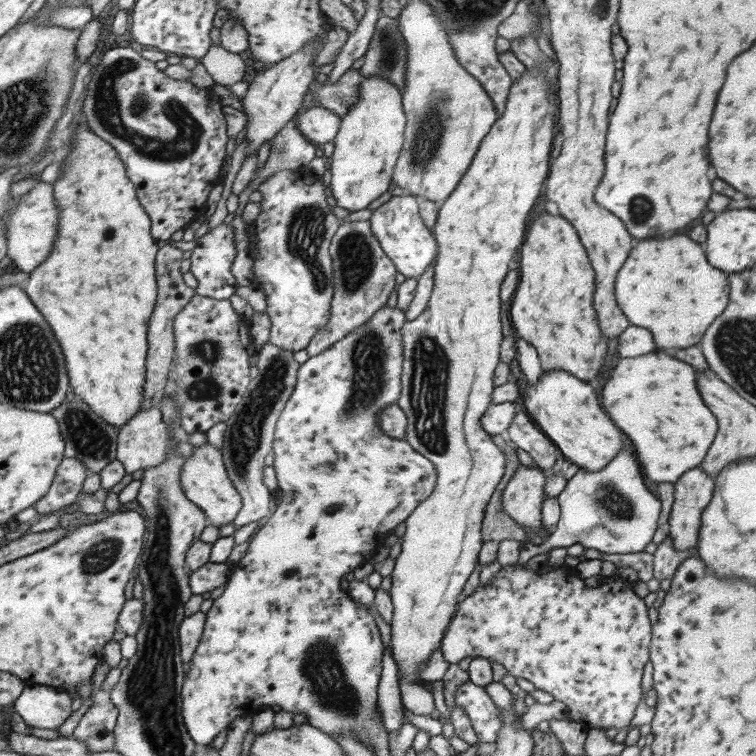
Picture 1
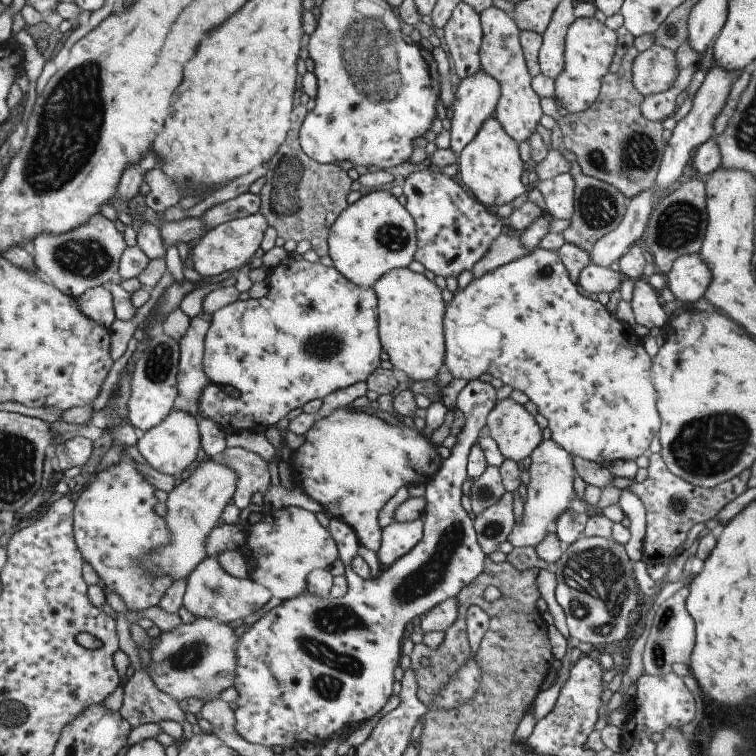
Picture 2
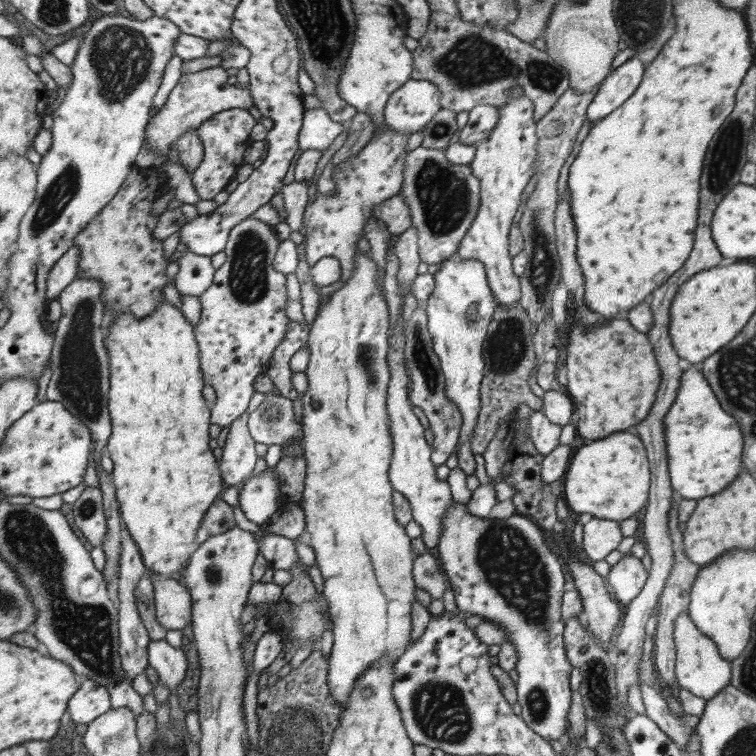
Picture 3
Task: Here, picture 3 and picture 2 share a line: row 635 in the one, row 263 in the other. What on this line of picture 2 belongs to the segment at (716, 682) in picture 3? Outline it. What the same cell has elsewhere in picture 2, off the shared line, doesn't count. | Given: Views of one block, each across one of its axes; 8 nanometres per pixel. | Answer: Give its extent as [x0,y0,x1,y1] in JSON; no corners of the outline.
[668,253,711,303]

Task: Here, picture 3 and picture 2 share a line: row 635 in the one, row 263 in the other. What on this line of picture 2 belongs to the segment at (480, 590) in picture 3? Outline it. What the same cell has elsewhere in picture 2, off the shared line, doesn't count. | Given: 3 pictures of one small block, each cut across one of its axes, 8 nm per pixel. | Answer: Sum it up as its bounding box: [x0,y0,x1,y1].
[443,247,661,466]

